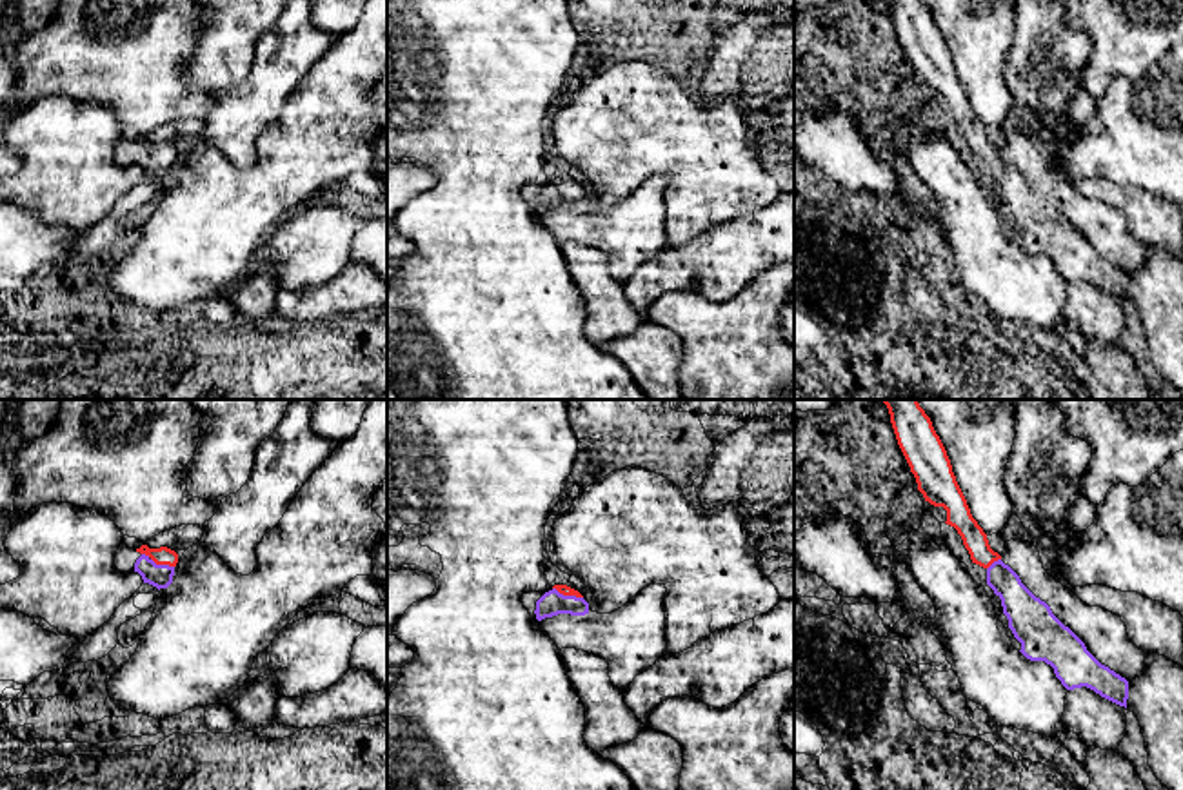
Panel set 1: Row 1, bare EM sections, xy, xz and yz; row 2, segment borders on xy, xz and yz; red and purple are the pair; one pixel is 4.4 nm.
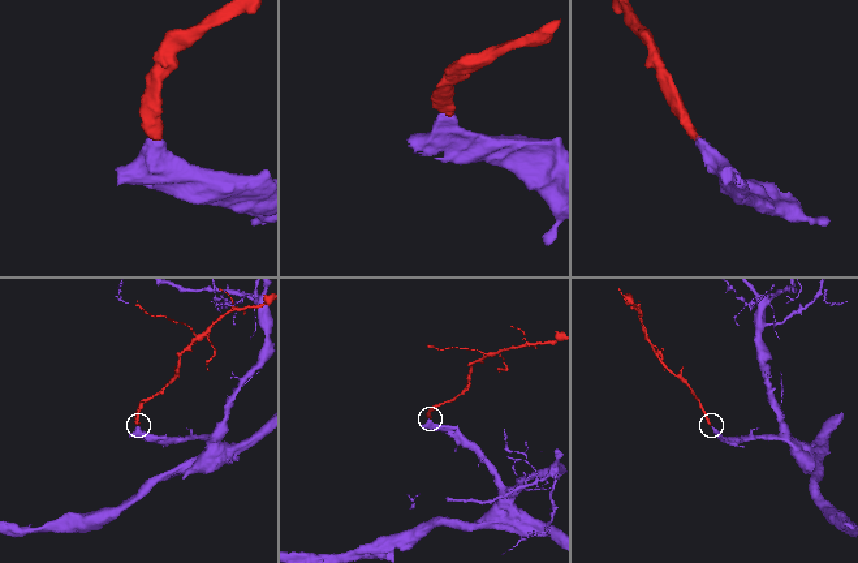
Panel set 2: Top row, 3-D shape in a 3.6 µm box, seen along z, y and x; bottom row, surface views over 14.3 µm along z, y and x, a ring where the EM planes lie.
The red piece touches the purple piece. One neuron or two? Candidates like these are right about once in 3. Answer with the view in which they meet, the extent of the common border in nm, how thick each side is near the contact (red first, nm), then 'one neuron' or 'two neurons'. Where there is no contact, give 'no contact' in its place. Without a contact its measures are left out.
meets red in xy; contact 160 nm long; 80 nm thick on the red side, 110 nm on the other; one neuron

